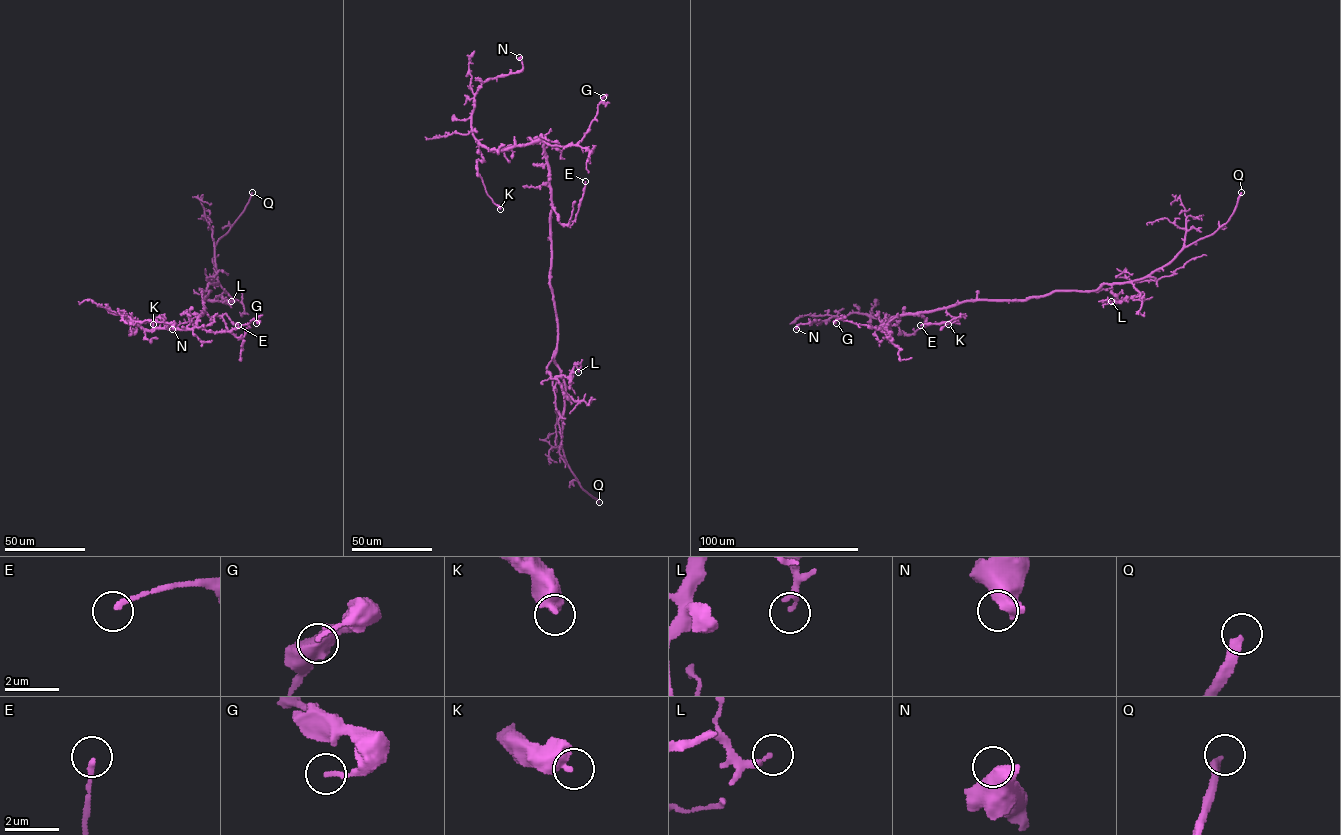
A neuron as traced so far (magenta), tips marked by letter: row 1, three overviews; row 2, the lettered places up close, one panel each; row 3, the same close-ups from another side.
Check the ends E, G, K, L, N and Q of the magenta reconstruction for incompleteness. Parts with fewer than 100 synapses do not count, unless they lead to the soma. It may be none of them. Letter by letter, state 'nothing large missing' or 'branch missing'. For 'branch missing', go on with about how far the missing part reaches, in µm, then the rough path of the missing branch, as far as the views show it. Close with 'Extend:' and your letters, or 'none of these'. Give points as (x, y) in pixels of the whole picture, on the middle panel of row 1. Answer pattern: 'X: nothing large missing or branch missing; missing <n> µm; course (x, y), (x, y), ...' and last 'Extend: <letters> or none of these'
E: nothing large missing
G: nothing large missing
K: nothing large missing
L: nothing large missing
N: nothing large missing
Q: branch missing; missing 40 µm
Extend: Q

